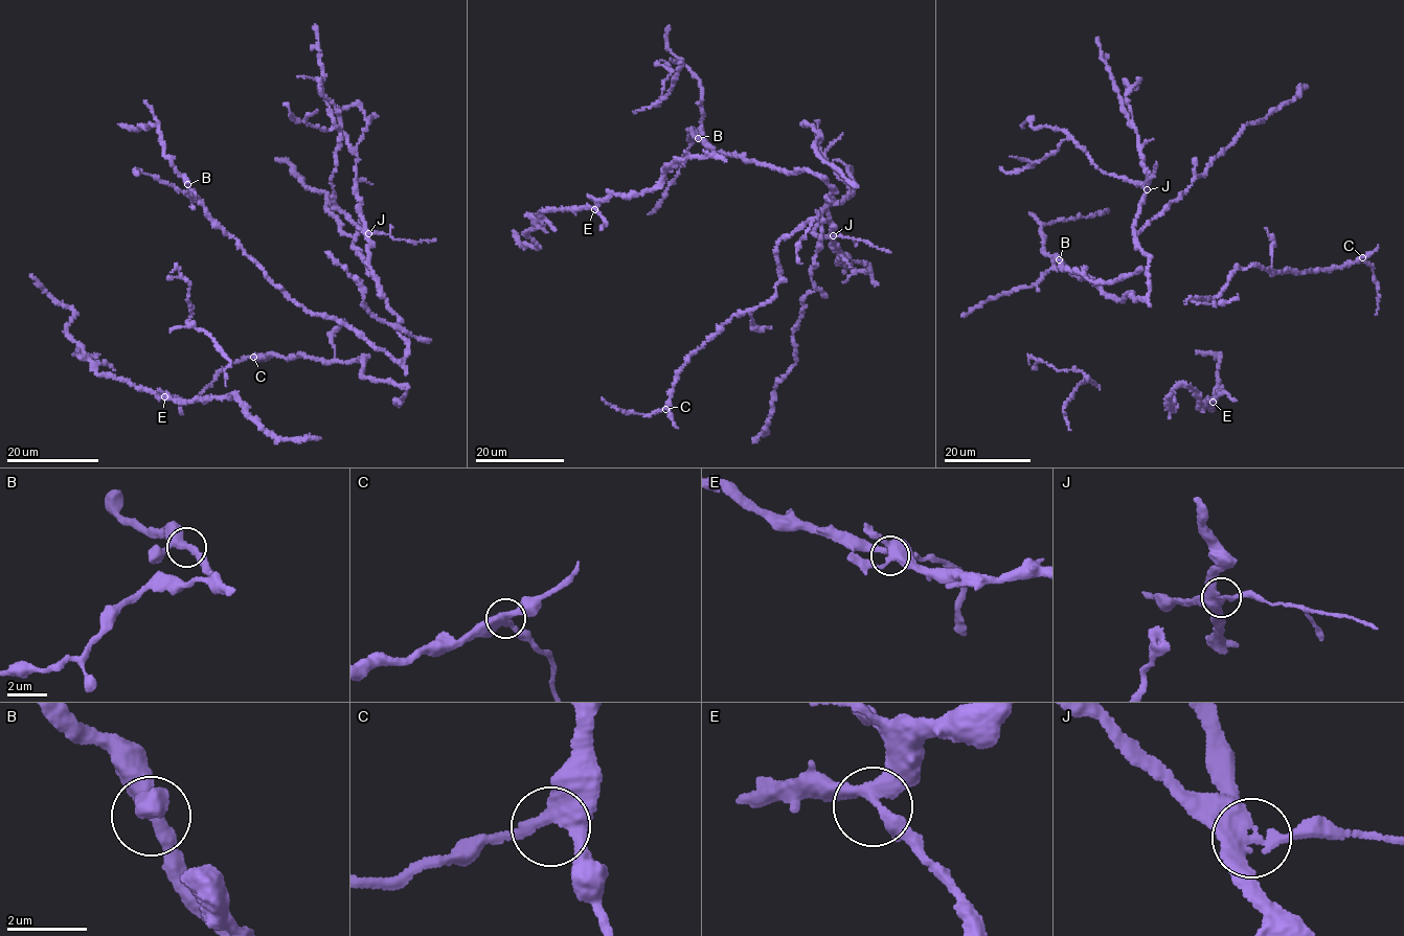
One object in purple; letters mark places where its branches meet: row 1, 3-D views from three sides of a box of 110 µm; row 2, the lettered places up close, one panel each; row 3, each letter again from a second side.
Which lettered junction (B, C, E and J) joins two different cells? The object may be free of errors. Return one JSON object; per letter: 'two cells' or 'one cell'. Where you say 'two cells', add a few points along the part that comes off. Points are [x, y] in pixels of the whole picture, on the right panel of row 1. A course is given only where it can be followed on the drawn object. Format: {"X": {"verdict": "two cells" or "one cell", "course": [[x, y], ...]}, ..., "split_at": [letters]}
{"B": {"verdict": "one cell"}, "C": {"verdict": "one cell"}, "E": {"verdict": "one cell"}, "J": {"verdict": "two cells", "course": [[1147, 190], [1146, 183], [1149, 183], [1156, 162]]}, "split_at": ["J"]}

